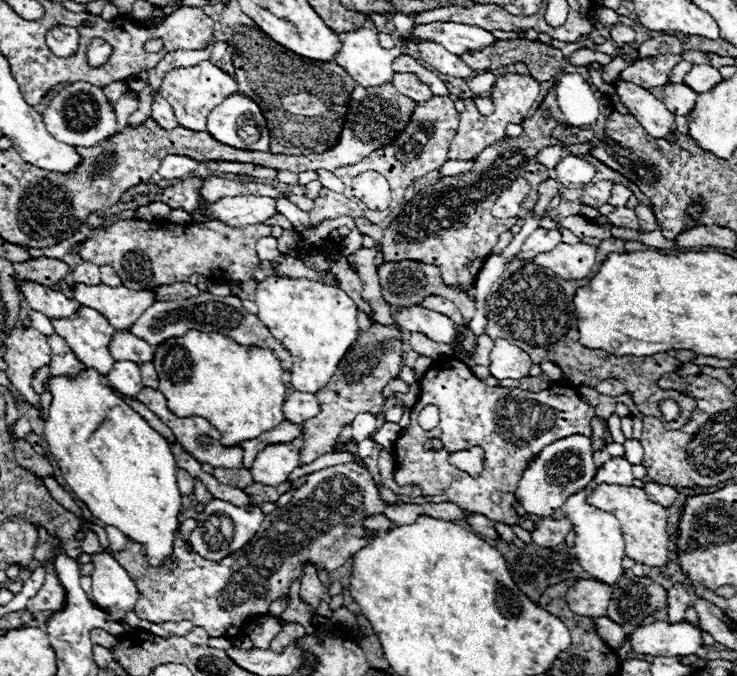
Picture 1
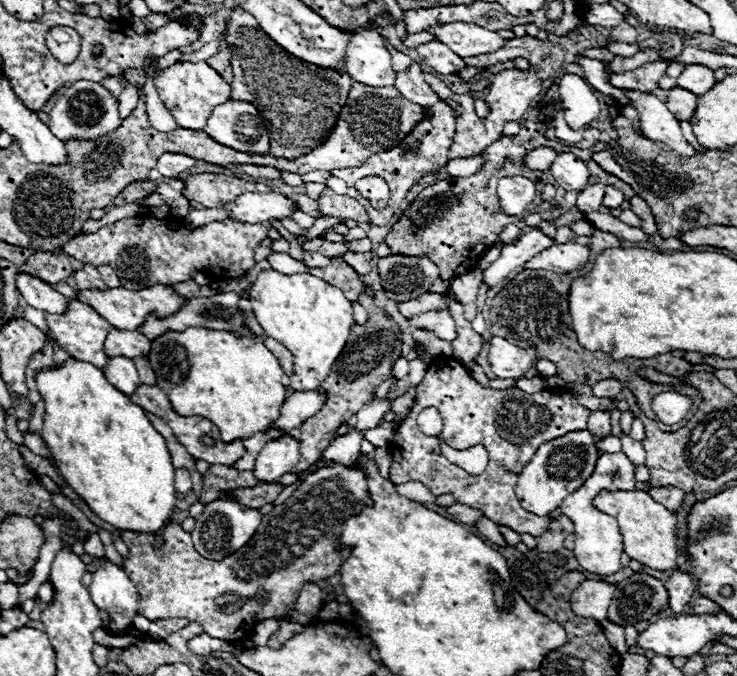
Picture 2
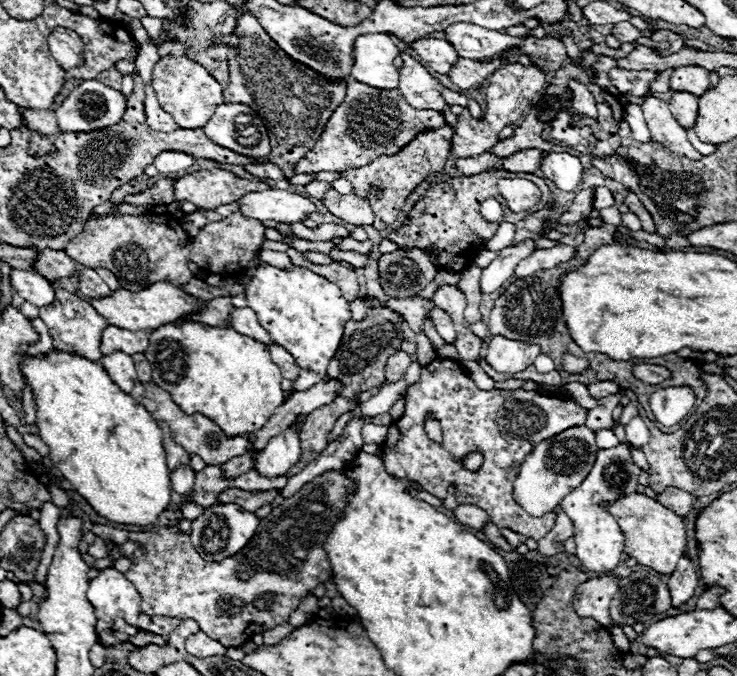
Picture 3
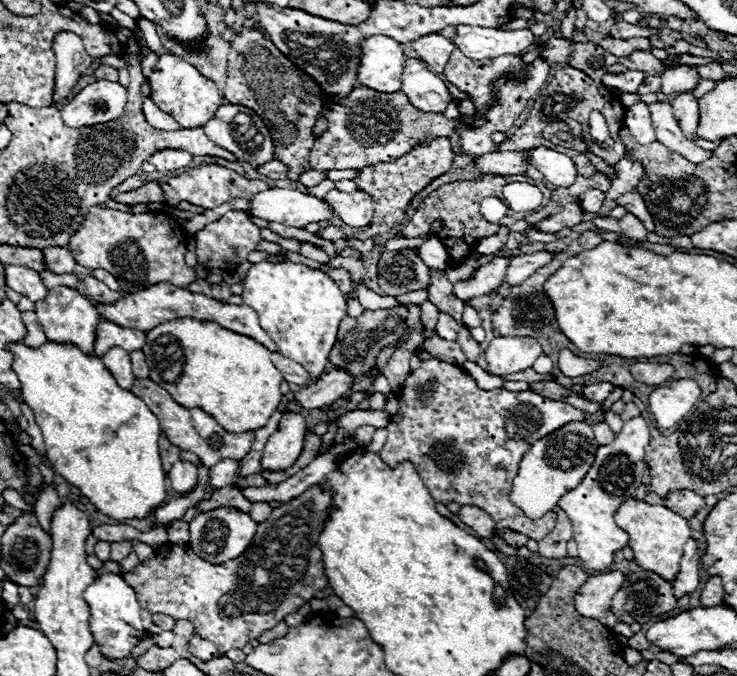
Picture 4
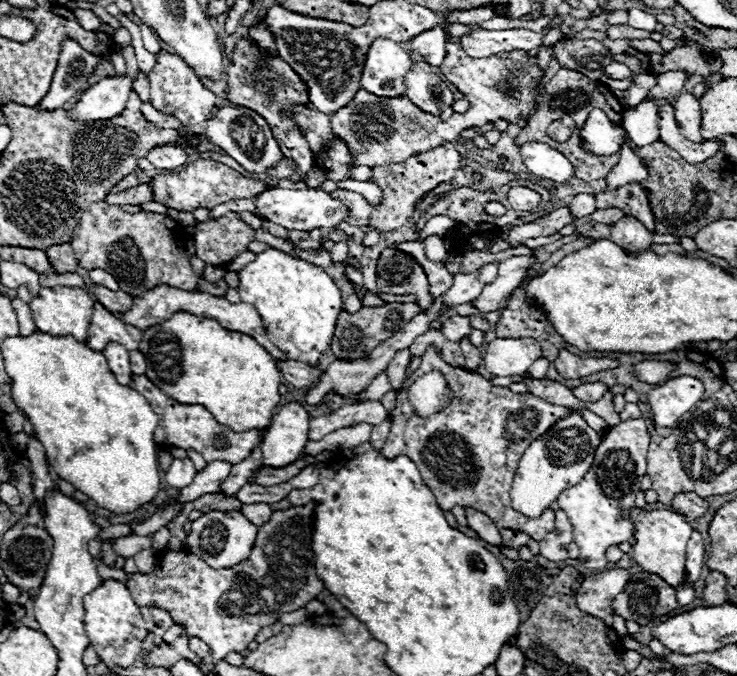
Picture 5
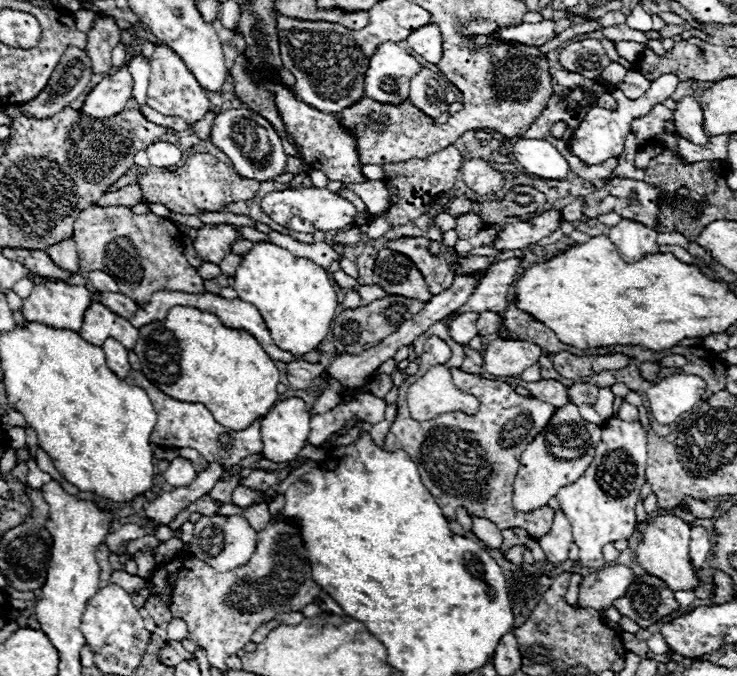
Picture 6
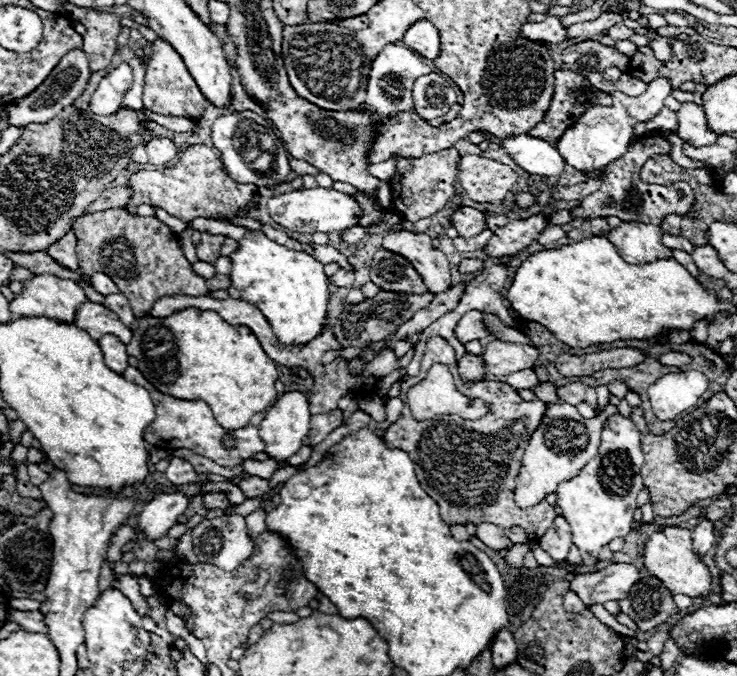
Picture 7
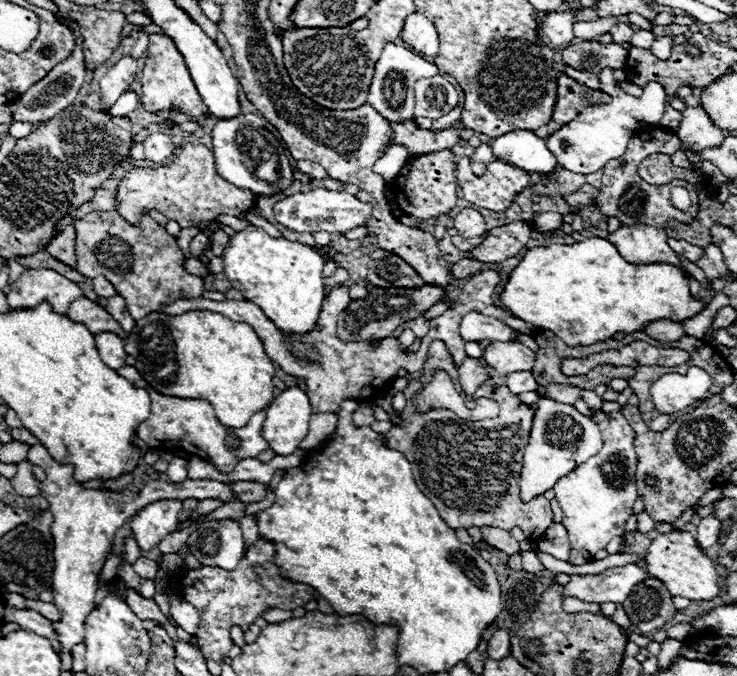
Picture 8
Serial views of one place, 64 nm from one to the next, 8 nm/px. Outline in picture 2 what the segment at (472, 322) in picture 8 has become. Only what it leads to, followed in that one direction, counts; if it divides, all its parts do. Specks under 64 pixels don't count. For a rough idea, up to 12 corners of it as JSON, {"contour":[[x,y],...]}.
{"contour":[[432,310],[408,320],[452,342],[456,324],[446,310]]}

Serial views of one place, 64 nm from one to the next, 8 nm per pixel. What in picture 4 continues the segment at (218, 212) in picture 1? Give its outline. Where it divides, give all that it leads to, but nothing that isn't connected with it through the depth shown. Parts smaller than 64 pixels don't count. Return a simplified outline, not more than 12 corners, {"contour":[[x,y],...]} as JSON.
{"contour":[[290,188],[254,194],[248,212],[294,228],[330,224],[326,200]]}

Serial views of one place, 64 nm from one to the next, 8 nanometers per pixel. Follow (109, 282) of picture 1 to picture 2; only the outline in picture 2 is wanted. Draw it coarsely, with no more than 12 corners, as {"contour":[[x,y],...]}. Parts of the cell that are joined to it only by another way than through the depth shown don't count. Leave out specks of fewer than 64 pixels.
{"contour":[[100,266],[98,272],[108,288],[118,288],[116,272],[110,266]]}

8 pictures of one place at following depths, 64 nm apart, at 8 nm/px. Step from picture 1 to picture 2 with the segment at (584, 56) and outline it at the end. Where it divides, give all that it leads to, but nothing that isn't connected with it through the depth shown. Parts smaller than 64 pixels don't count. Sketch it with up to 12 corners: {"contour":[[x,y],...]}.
{"contour":[[590,48],[582,52],[586,58],[596,60],[614,60],[608,48]]}

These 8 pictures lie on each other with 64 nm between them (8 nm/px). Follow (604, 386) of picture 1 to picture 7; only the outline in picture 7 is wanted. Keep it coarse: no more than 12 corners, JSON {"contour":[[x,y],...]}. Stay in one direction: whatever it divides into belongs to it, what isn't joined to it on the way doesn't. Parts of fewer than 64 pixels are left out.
{"contour":[[572,382],[556,388],[562,402],[576,406],[586,402],[598,406],[596,390]]}

